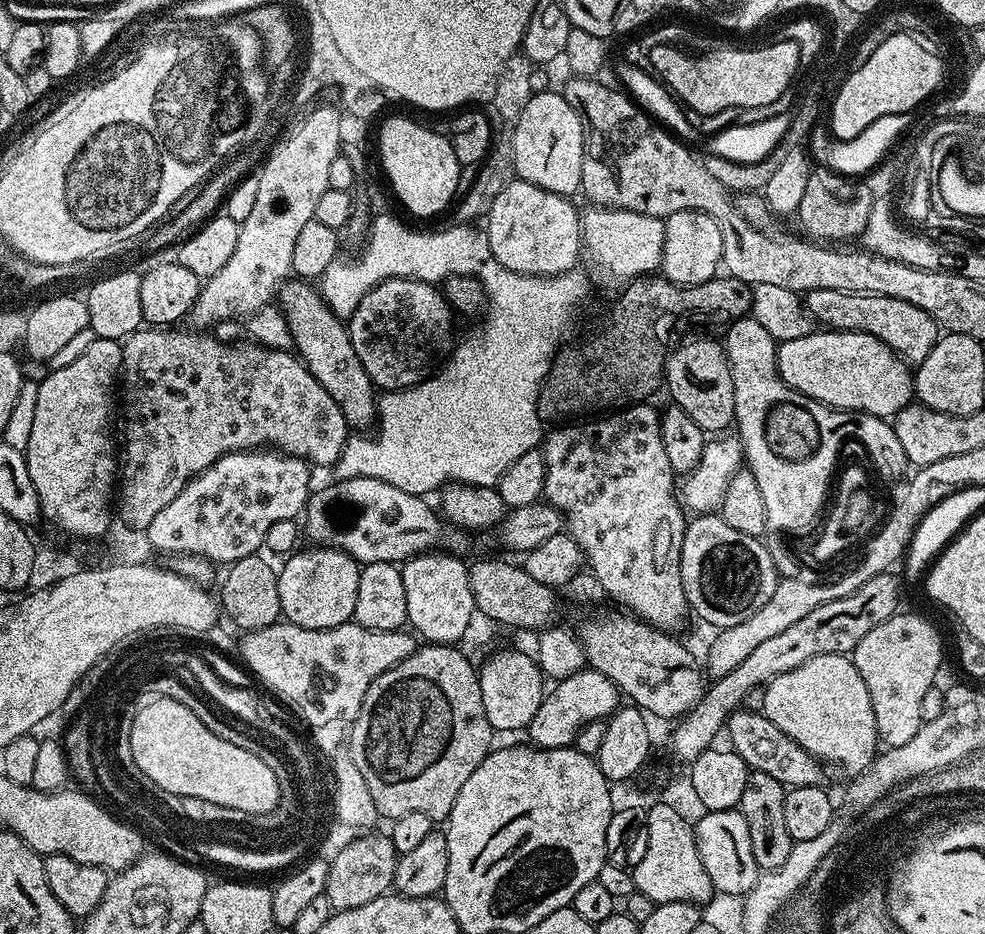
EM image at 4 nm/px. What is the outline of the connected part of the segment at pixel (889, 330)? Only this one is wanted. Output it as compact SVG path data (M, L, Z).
M814 290L803 297L803 303L809 316L817 325L828 330L842 332L865 332L874 334L886 346L890 346L909 366L918 366L934 350L938 339L938 325L926 310L902 302L902 298L886 298L862 294L846 294L838 290Z

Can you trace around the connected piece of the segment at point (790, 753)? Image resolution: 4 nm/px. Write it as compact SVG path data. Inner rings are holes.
M737 710L729 717L726 725L726 736L732 739L731 747L741 756L749 769L753 772L770 774L770 778L778 778L778 782L788 788L797 788L798 786L814 786L823 781L825 769L821 761L815 756L811 756L794 738L782 734L774 722L766 719L763 711L744 712ZM821 768L821 769L820 769Z

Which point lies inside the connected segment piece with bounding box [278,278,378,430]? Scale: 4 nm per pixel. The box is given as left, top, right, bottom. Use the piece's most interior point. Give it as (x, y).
(321, 340)

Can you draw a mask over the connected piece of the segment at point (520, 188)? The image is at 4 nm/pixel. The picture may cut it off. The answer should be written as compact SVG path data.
M519 178L513 179L506 186L506 190L502 190L502 194L498 194L498 198L494 198L494 206L490 206L486 217L486 223L488 223L486 235L494 258L506 270L517 272L518 274L526 274L527 276L561 276L564 272L573 271L577 267L576 259L580 256L580 250L582 254L582 216L579 211L576 213L576 208L572 203L573 201L567 196L559 196L550 190L542 190L542 186L534 186L530 182Z

